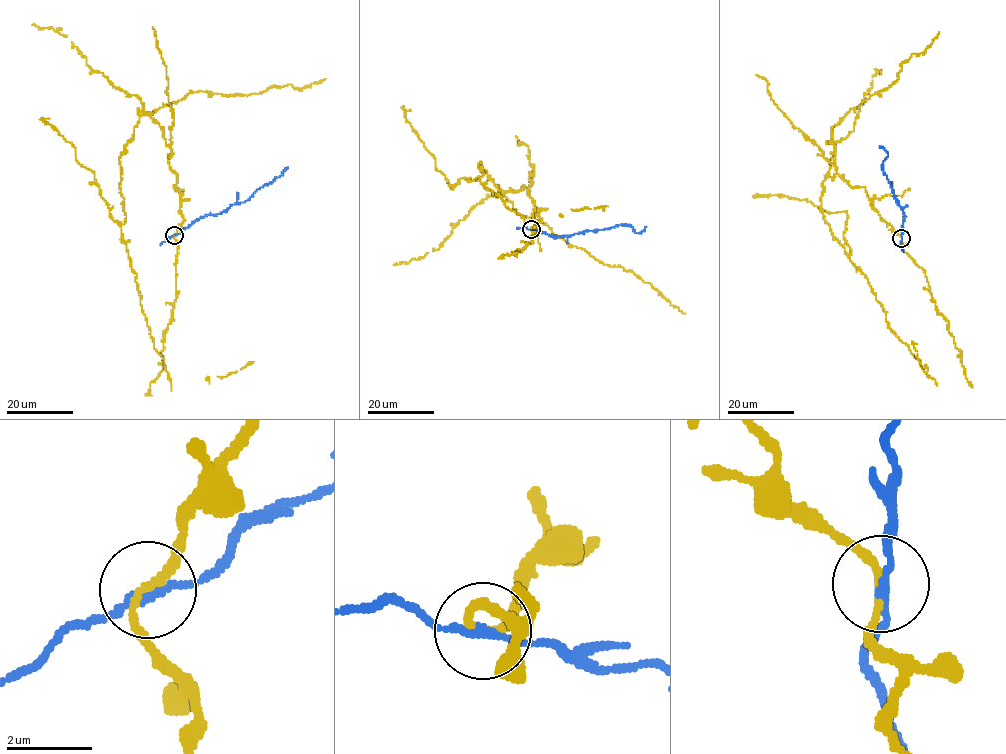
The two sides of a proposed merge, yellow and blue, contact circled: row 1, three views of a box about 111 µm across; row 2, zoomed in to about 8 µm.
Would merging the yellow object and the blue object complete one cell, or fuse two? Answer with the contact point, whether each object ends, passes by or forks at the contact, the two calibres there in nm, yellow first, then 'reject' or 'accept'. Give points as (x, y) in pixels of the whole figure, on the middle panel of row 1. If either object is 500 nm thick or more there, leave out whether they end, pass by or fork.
at (531, 229); yellow passes by; blue passes by; 200 nm thick on the yellow side, 190 nm on the other; reject

